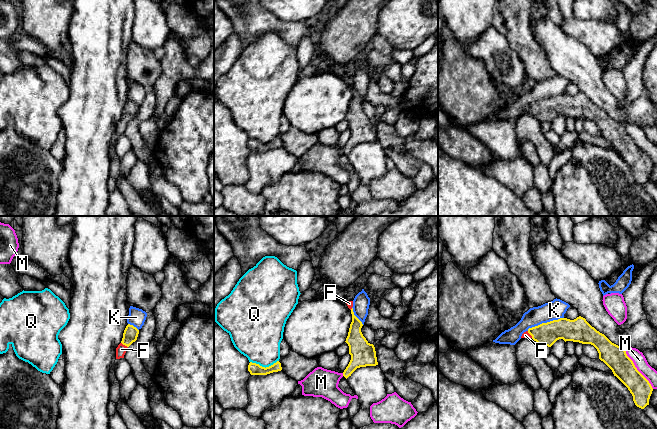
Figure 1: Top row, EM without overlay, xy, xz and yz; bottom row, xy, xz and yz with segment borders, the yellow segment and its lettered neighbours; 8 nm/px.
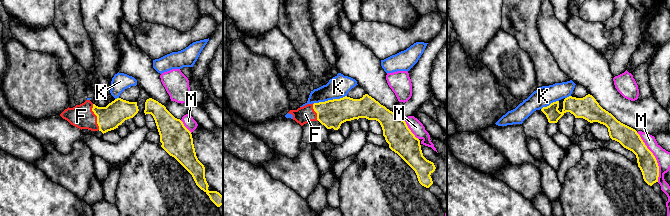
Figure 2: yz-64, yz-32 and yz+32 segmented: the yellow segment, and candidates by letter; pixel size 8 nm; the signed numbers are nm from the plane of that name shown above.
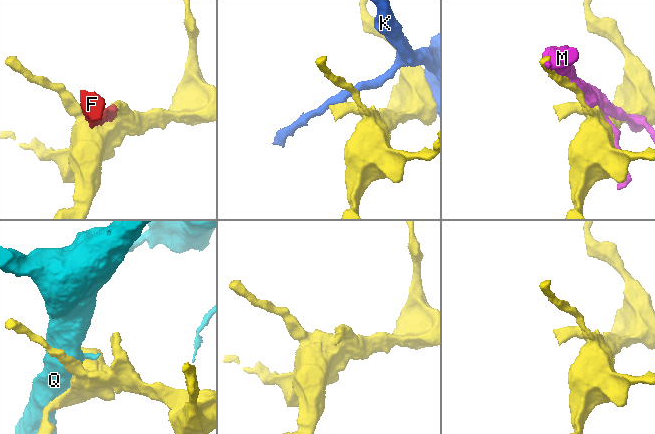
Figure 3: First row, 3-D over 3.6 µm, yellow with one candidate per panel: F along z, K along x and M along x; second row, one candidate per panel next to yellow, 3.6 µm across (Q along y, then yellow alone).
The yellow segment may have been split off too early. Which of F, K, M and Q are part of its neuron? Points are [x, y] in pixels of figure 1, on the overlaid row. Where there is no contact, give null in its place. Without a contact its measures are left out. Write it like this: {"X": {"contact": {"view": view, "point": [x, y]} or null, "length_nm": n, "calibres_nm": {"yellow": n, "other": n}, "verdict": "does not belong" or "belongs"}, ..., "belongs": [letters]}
{"F": {"contact": {"view": "xy", "point": [124, 344]}, "length_nm": 70, "calibres_nm": {"yellow": 120, "other": 80}, "verdict": "belongs"}, "K": {"contact": {"view": "yz", "point": [545, 323]}, "length_nm": 320, "calibres_nm": {"yellow": 190, "other": 160}, "verdict": "does not belong"}, "M": {"contact": {"view": "yz", "point": [636, 369]}, "length_nm": 400, "calibres_nm": {"yellow": 190, "other": 110}, "verdict": "does not belong"}, "Q": {"contact": {"view": "xz", "point": [264, 367]}, "length_nm": 240, "calibres_nm": {"yellow": 100, "other": 360}, "verdict": "does not belong"}, "belongs": ["F"]}

